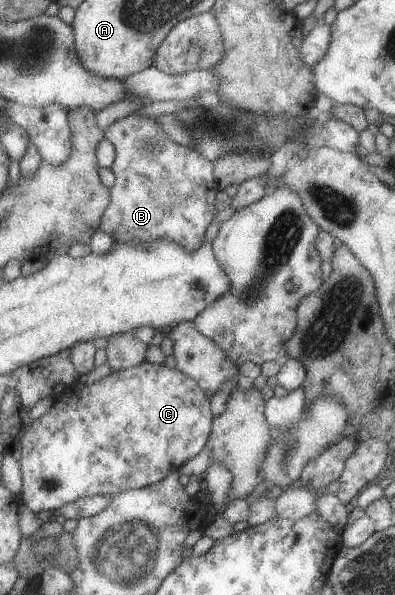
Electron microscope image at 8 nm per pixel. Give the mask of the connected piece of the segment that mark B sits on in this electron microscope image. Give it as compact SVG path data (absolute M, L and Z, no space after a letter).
M137 112L109 125L106 137L116 147L116 160L112 168L117 181L110 188L112 200L102 217L100 229L119 243L145 245L157 239L171 239L193 253L199 251L206 242L207 229L216 217L216 203L221 189L213 162L205 159L198 150L173 141L155 119L157 116L147 117Z

